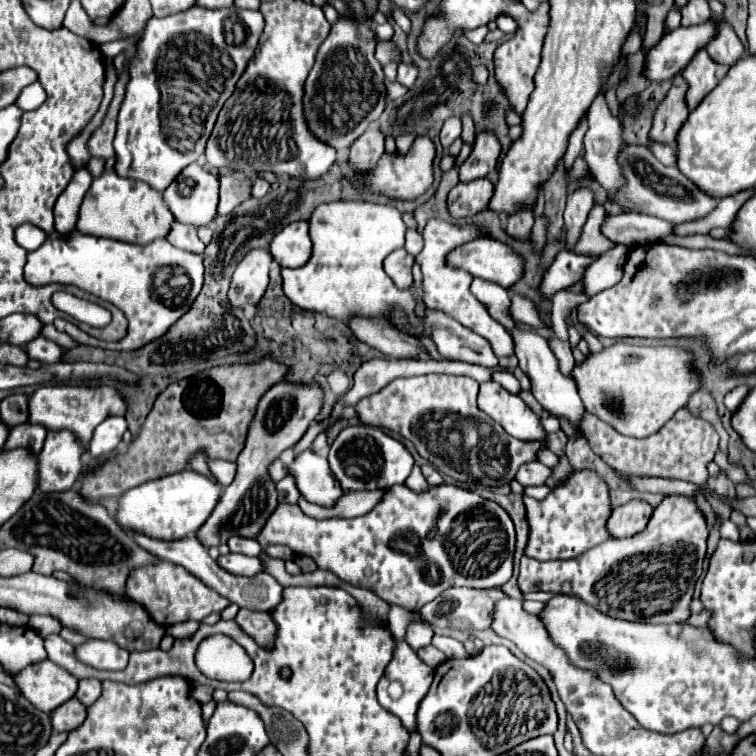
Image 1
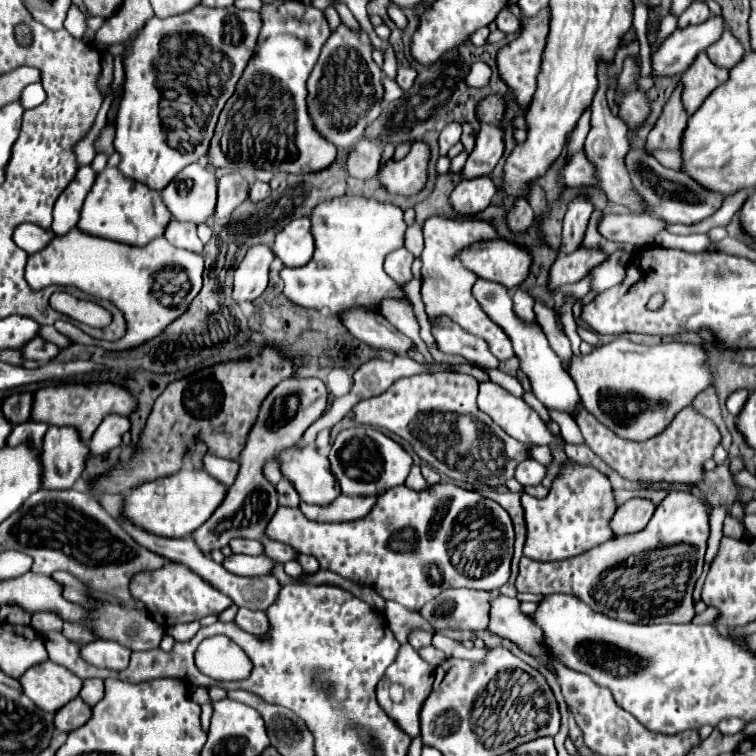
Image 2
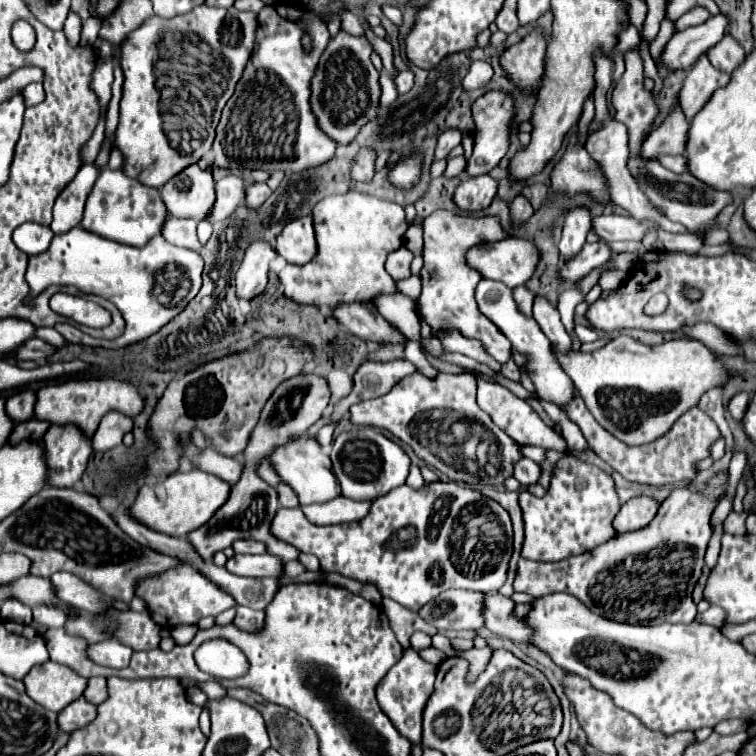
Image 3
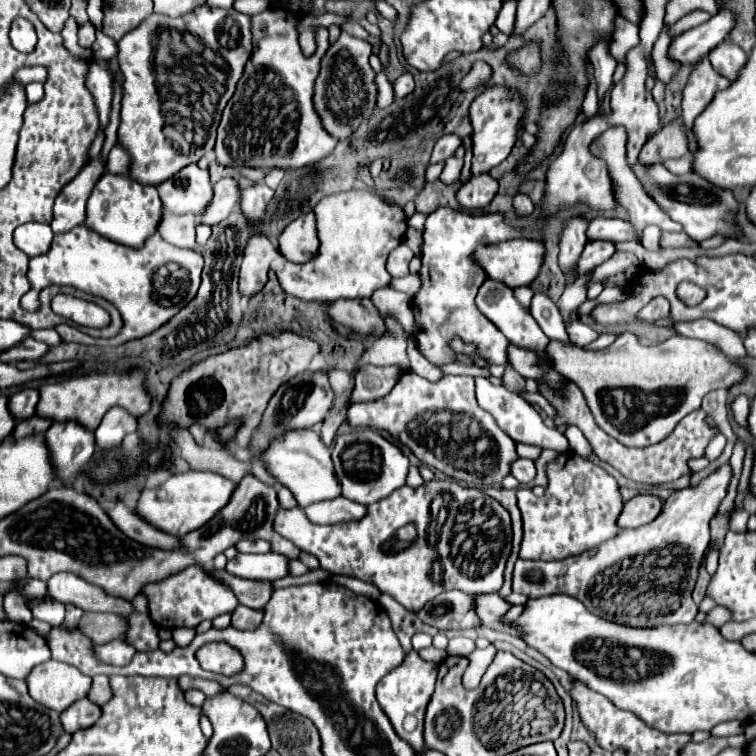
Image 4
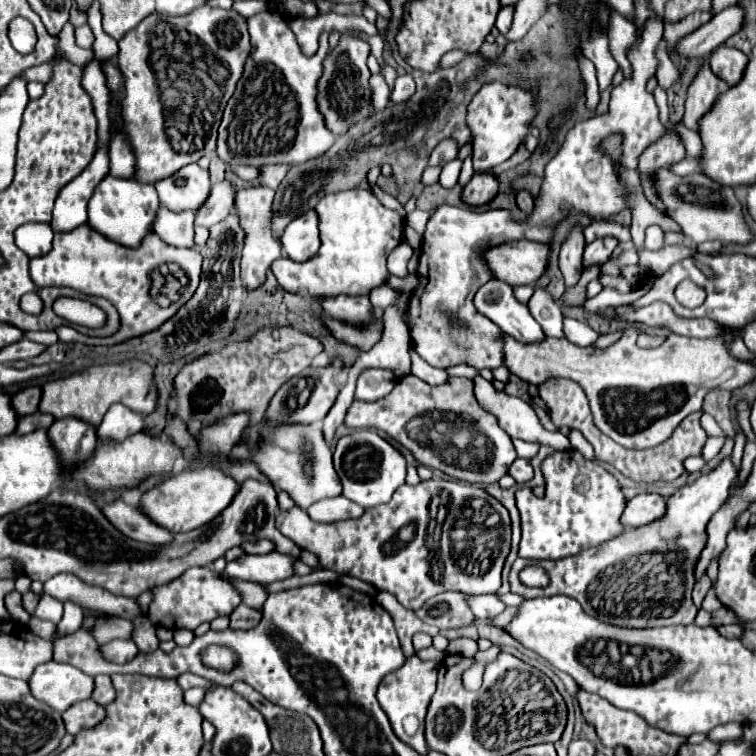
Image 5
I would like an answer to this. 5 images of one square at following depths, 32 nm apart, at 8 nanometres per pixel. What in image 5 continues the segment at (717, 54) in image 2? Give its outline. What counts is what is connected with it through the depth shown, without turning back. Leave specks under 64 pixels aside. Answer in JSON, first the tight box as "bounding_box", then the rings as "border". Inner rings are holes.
{"bounding_box":[710,46,748,86],"border":[[[720,46],[710,54],[712,72],[718,78],[722,78],[728,86],[734,86],[742,78],[746,64],[748,64],[748,56],[736,48]]]}

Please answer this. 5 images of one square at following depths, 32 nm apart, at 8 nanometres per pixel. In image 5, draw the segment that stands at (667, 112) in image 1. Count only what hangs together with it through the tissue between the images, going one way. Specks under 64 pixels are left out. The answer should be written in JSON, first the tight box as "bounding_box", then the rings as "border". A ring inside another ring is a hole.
{"bounding_box":[640,132,686,214],"border":[[[668,132],[668,136],[660,138],[656,144],[652,144],[642,156],[640,156],[640,182],[642,182],[642,190],[644,196],[648,198],[648,202],[658,208],[662,214],[668,214],[658,192],[656,192],[656,172],[658,170],[670,170],[676,162],[680,162],[686,156],[686,150],[680,142],[680,138],[674,132]]]}

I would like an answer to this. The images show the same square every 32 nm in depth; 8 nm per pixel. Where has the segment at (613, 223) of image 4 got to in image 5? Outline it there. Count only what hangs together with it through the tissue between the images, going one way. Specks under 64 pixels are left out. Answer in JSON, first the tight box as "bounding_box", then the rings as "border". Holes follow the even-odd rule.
{"bounding_box":[584,220,630,244],"border":[[[596,220],[590,226],[584,228],[584,242],[590,244],[596,238],[602,236],[614,236],[620,242],[630,242],[630,230],[618,222],[604,222],[604,220]]]}

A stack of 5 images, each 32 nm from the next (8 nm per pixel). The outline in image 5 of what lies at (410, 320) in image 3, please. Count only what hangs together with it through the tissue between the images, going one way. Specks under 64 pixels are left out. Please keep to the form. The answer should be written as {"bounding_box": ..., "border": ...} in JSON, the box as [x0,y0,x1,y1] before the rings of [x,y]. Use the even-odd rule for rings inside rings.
{"bounding_box":[370,282,408,314],"border":[[[386,282],[376,286],[372,292],[370,292],[370,302],[378,308],[388,308],[390,304],[398,304],[404,308],[404,314],[406,314],[406,302],[408,302],[408,296],[398,296]]]}

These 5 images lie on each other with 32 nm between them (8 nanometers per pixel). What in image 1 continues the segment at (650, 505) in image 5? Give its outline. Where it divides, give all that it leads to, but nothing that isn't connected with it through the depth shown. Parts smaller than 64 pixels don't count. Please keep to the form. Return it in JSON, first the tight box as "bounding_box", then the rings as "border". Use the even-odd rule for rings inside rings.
{"bounding_box":[608,500,654,538],"border":[[[630,500],[624,506],[614,508],[608,520],[608,532],[612,538],[628,538],[642,532],[652,516],[654,508],[644,500]]]}

